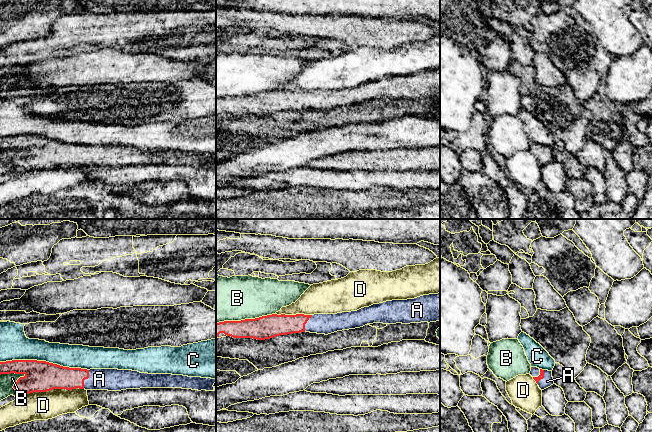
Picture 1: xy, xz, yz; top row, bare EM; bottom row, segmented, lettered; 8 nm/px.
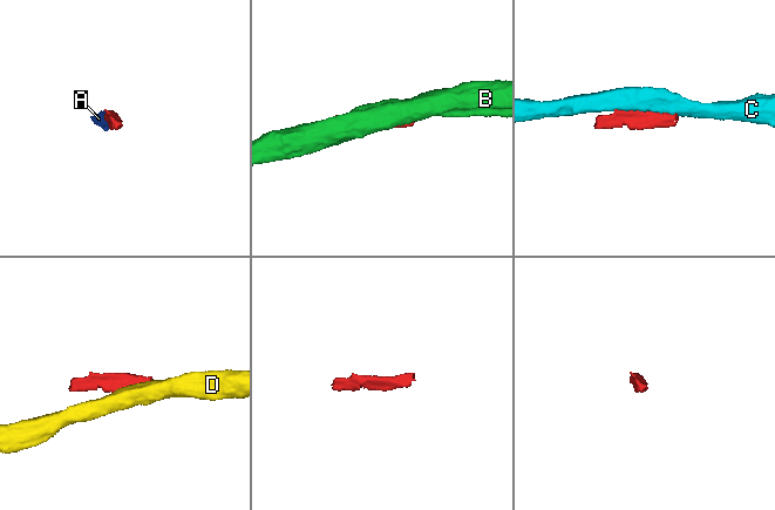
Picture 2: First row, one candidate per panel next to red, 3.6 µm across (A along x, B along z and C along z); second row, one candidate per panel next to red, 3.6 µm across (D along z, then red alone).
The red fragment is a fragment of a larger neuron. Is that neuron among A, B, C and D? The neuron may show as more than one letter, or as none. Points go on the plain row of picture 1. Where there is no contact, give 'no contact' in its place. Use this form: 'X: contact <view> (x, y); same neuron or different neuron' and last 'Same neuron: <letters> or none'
A: contact xy (85, 154); same neuron
B: contact xz (245, 95); different neuron
C: contact xy (44, 137); different neuron
D: contact xy (52, 165); different neuron
Same neuron: A

